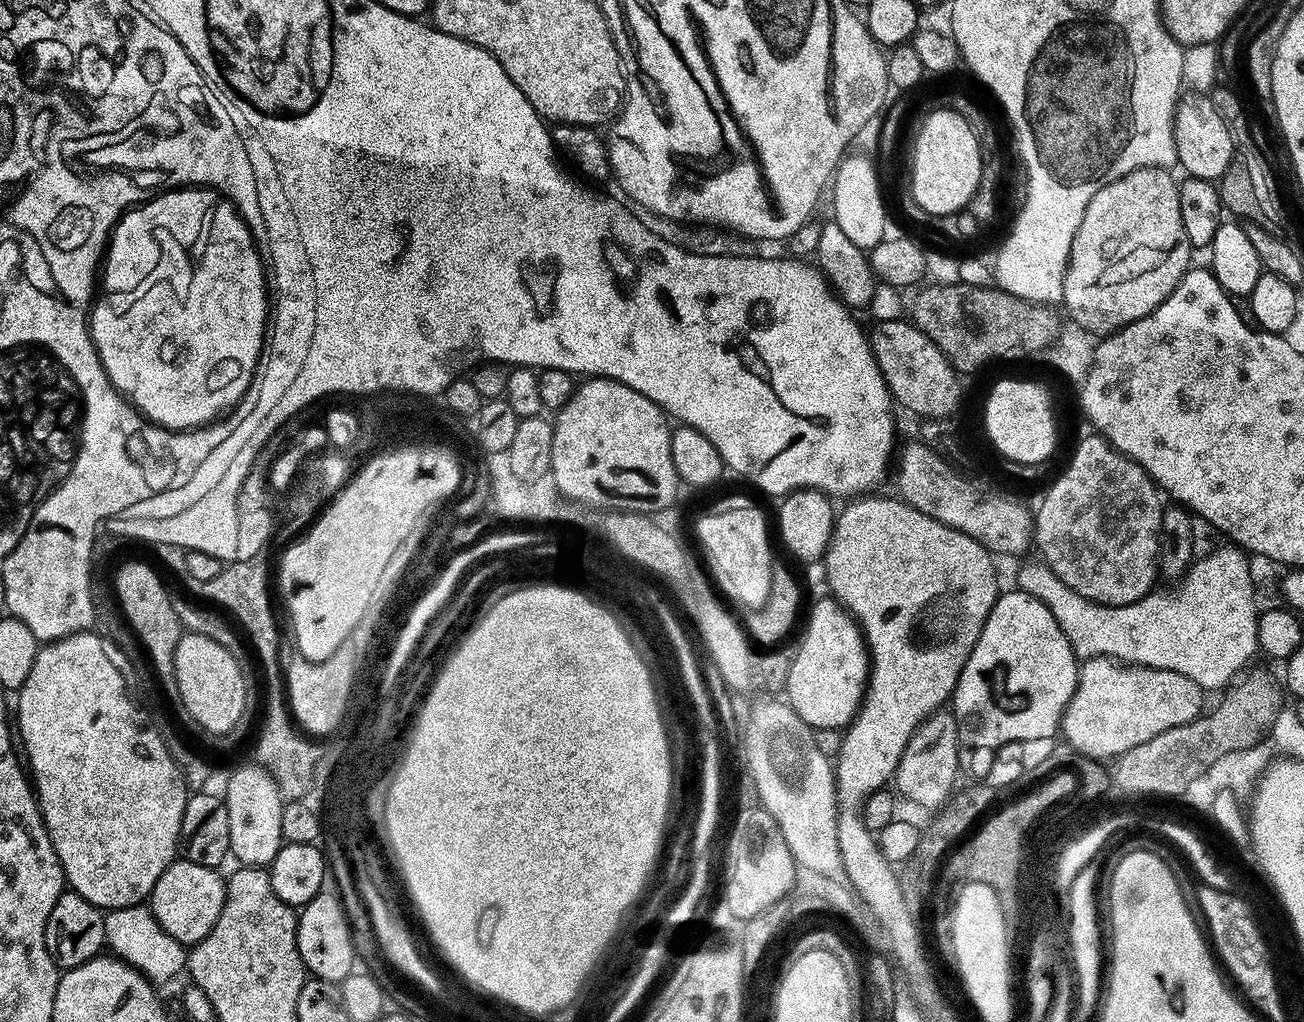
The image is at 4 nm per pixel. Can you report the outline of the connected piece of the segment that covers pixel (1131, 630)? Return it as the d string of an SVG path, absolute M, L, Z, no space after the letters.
M1225 544L1206 558L1197 557L1178 581L1178 586L1159 592L1153 590L1126 606L1107 607L1084 598L1068 586L1043 561L1034 559L1024 563L1016 574L1017 589L1038 598L1054 614L1071 644L1077 659L1105 656L1124 665L1144 666L1178 672L1190 678L1203 691L1225 689L1257 655L1260 606L1256 604L1254 578L1247 553L1237 545Z

